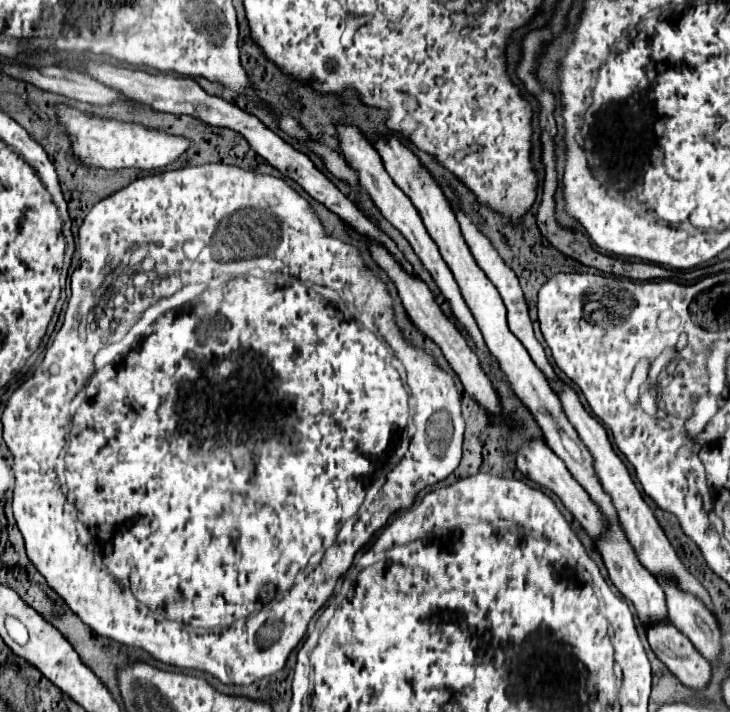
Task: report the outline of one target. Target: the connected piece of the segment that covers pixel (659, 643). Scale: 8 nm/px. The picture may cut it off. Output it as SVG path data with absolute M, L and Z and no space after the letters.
M670 620L646 624L646 634L654 654L684 686L700 690L708 684L710 662L696 652L692 642Z

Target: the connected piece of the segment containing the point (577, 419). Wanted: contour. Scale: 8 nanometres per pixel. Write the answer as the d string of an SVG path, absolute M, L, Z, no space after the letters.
M564 384L564 392L558 392L558 396L560 396L560 402L562 402L562 406L564 406L564 412L566 412L568 420L572 422L572 426L576 428L576 432L580 434L580 438L584 440L584 444L588 446L588 450L590 450L592 456L594 456L594 464L596 464L598 478L600 478L604 490L612 496L612 502L614 502L616 512L618 512L618 518L620 518L620 524L622 524L622 528L624 528L624 532L626 532L630 544L636 548L638 560L640 560L654 576L658 576L658 574L674 574L674 578L680 582L680 588L684 588L684 590L688 590L688 592L700 596L700 598L704 600L704 604L712 610L712 602L710 602L708 592L706 592L706 590L702 588L702 584L684 568L684 564L682 564L680 558L676 556L676 552L674 552L674 548L670 546L670 542L668 542L664 530L660 528L660 524L658 524L658 520L654 518L652 510L650 510L648 504L644 502L644 498L642 498L642 494L638 492L636 484L632 482L632 478L630 478L630 474L628 474L628 468L626 468L624 462L618 458L618 454L612 450L612 444L610 444L610 440L608 440L608 434L606 434L604 426L602 426L594 416L590 416L590 414L584 410L584 406L580 404L576 392L574 392L570 386Z

